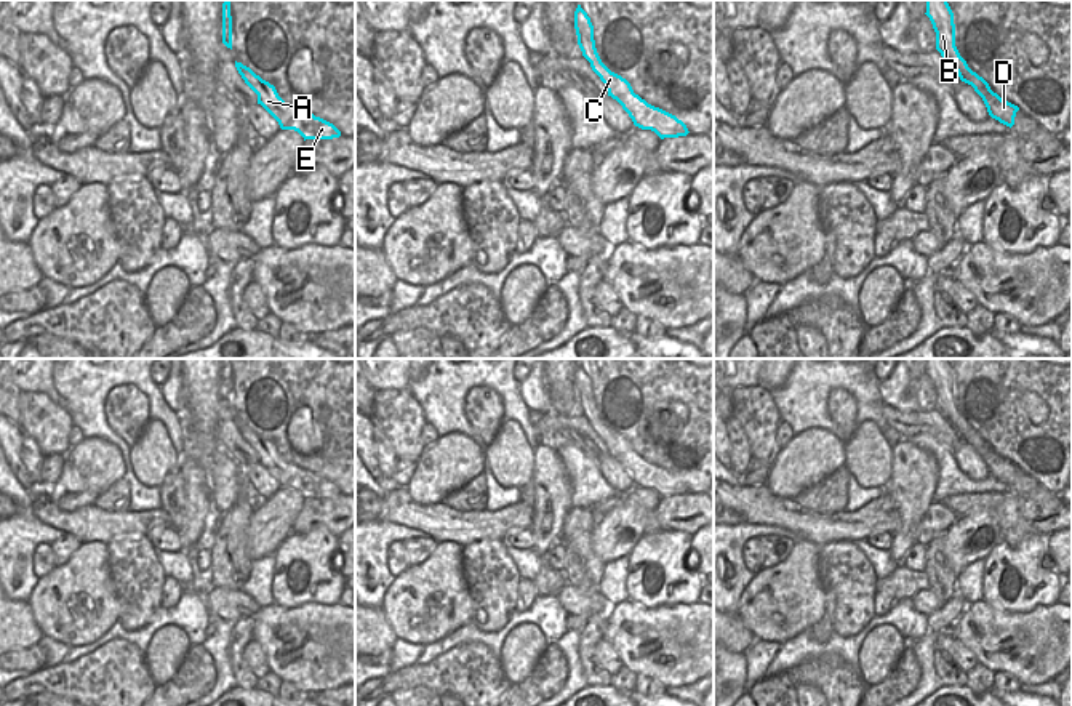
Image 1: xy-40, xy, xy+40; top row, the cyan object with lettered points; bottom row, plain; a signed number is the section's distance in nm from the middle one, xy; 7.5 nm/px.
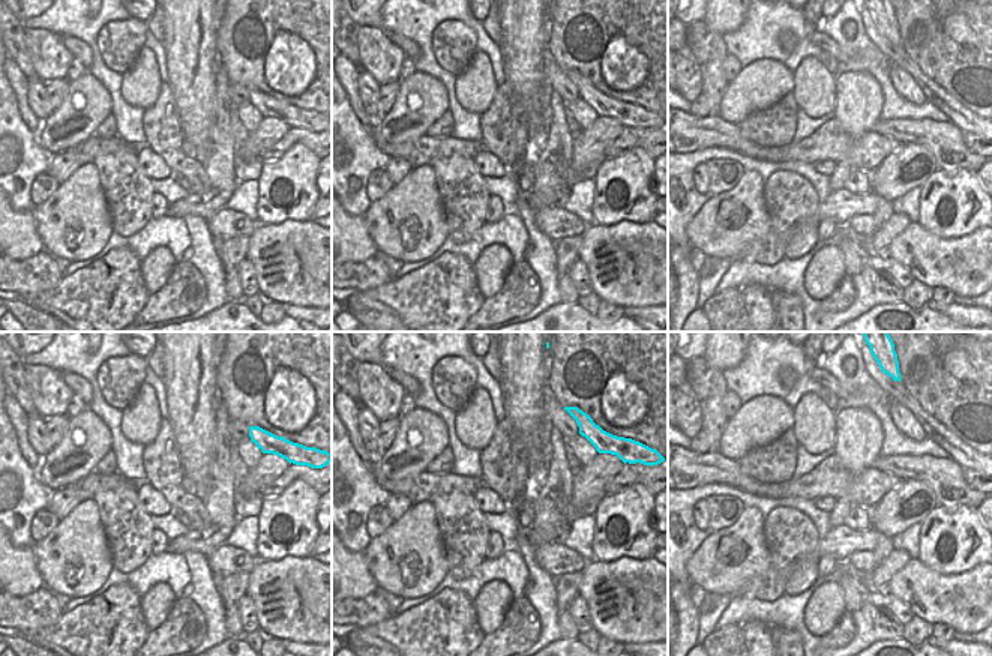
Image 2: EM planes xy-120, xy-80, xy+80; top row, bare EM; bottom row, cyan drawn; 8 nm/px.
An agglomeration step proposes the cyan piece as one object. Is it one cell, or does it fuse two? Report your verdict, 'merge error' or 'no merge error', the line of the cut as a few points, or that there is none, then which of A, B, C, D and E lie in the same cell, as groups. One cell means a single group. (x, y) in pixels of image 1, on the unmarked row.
no merge error | no cut | A B C D E

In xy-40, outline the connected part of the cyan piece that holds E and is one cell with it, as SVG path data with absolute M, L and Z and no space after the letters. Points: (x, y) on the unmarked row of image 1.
M237 419L235 426L245 442L258 453L258 463L278 480L282 488L294 488L304 496L304 499L333 498L341 495L341 490L333 482L285 461L278 455L275 445L262 439L250 426Z

